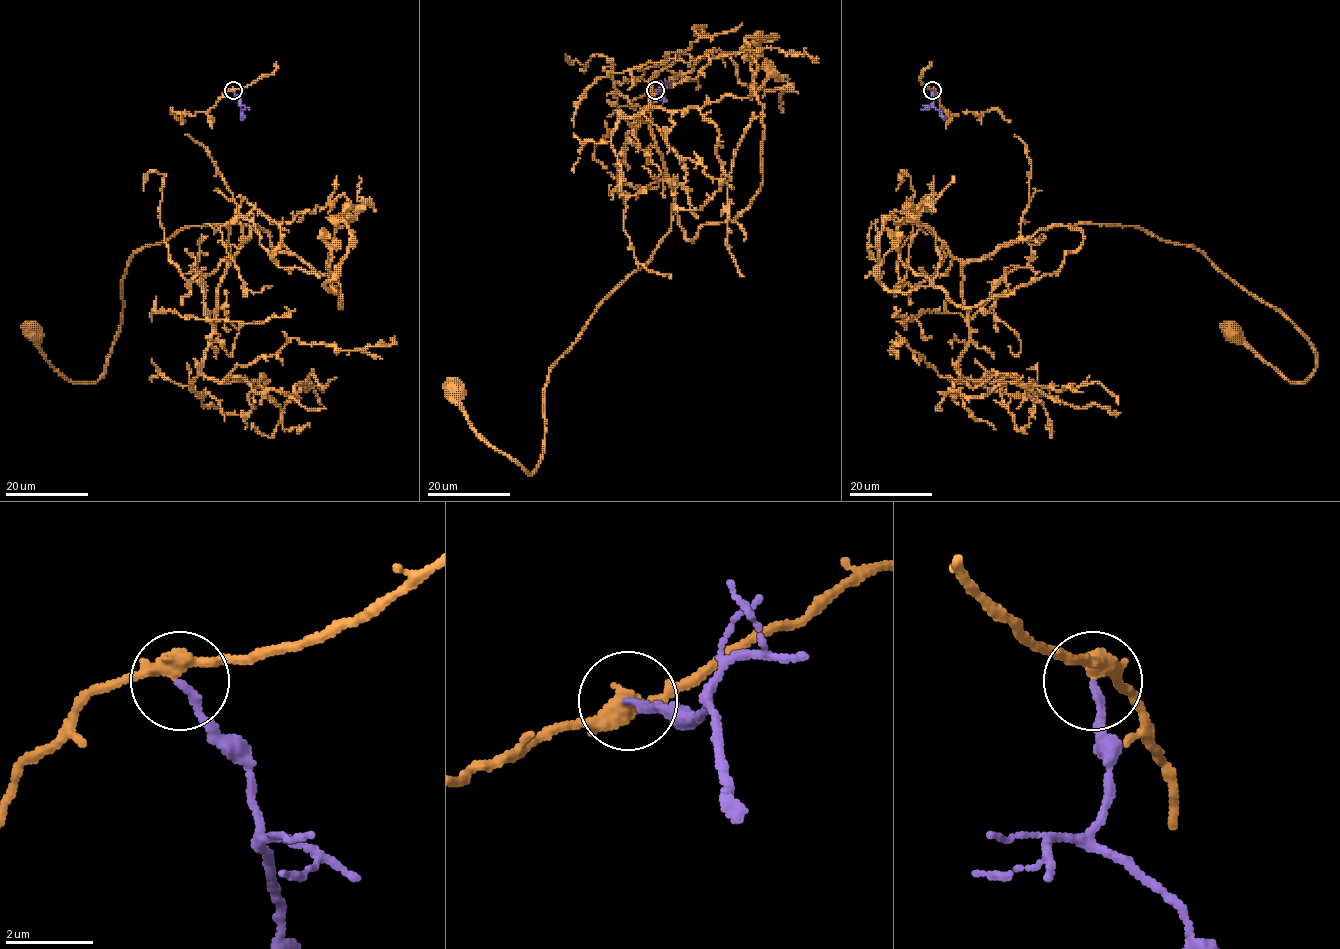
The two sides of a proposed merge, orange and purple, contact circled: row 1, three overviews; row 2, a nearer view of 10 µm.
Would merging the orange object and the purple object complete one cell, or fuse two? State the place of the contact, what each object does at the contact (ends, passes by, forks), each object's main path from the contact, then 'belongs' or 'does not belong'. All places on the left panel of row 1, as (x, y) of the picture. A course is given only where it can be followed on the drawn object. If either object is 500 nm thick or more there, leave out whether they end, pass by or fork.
at (233, 90); orange passes by; purple ends there; orange runs (233, 90), (171, 111), (249, 235), (187, 225), (139, 248), (96, 381), (67, 380), (36, 333); purple runs (233, 90), (241, 107), (240, 118); does not belong

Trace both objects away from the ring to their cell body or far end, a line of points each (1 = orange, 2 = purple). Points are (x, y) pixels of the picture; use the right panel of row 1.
1: (932, 90), (1025, 145), (1024, 238), (1190, 244), (1316, 368), (1293, 383), (1233, 333)
2: (932, 90), (934, 107), (945, 118)

